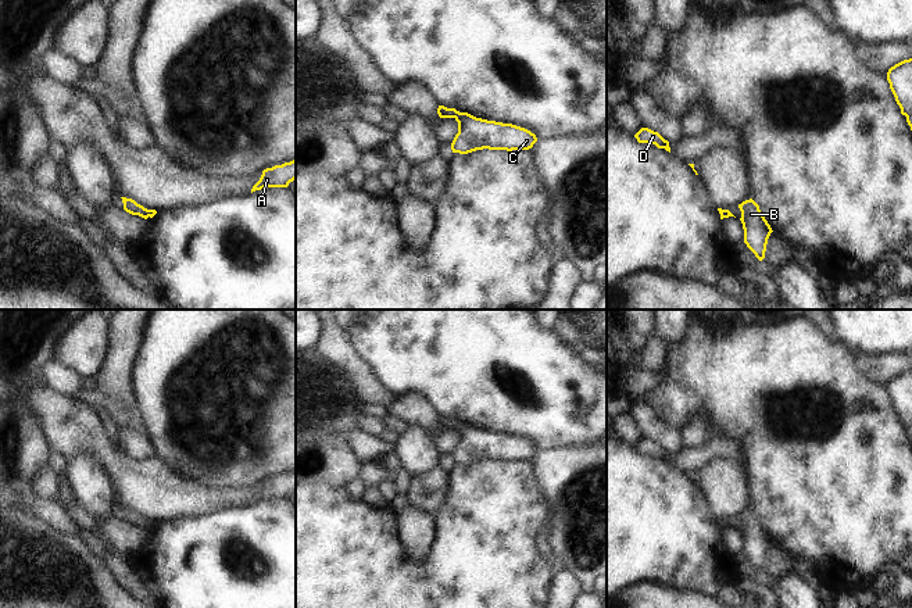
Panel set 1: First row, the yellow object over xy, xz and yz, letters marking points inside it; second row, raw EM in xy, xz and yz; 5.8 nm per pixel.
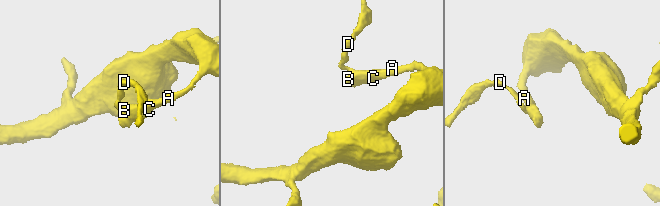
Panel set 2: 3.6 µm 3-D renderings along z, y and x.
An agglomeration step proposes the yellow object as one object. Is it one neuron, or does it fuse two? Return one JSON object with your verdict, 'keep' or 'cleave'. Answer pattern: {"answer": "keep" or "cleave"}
{"answer": "keep"}

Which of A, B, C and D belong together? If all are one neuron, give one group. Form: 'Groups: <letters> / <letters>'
Groups: A B C D.

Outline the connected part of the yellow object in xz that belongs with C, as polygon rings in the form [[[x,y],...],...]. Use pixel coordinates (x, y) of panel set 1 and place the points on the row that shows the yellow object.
[[[439,105],[437,114],[440,118],[454,118],[458,122],[458,133],[451,143],[453,153],[468,154],[483,149],[529,150],[537,142],[534,133],[512,124],[476,118],[444,105]]]

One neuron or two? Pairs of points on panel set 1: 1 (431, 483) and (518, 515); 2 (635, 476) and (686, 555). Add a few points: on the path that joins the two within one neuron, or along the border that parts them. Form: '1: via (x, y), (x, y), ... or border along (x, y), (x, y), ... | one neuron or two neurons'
1: border along (447, 474), (447, 494), (435, 518) | two neurons
2: via (635, 496), (635, 503), (668, 536) | one neuron

